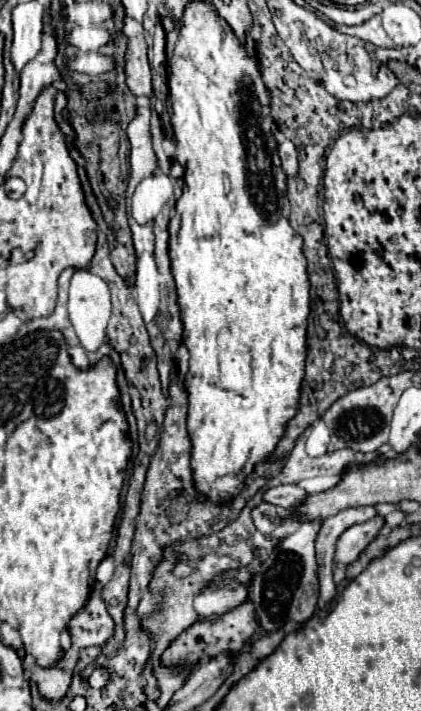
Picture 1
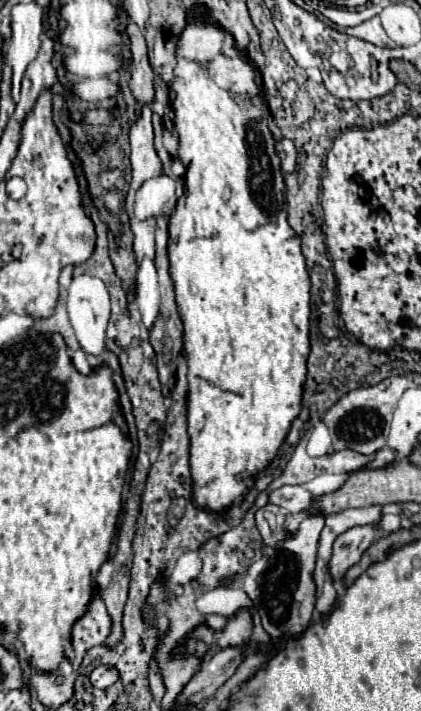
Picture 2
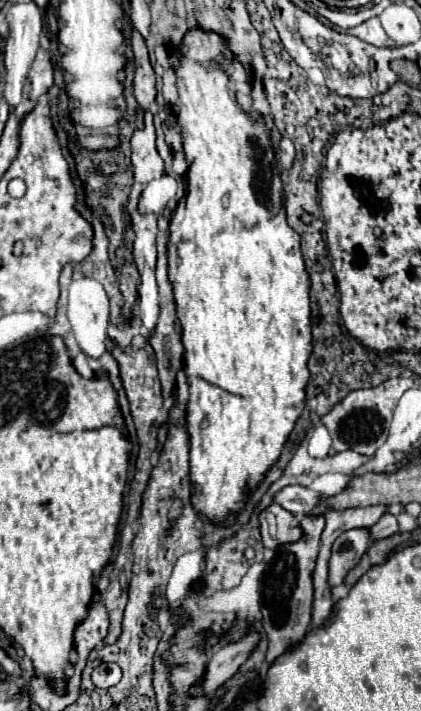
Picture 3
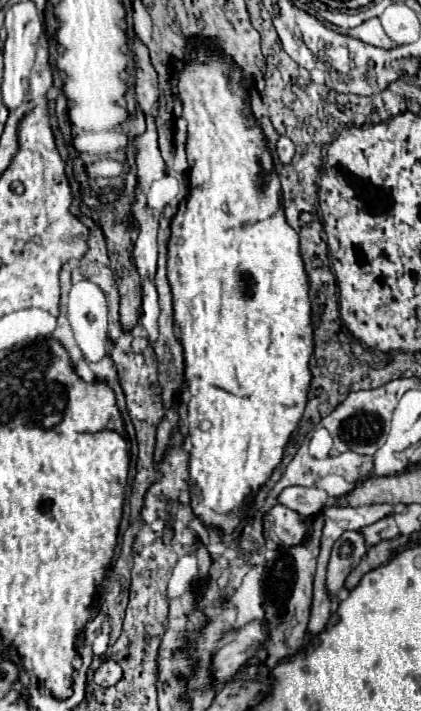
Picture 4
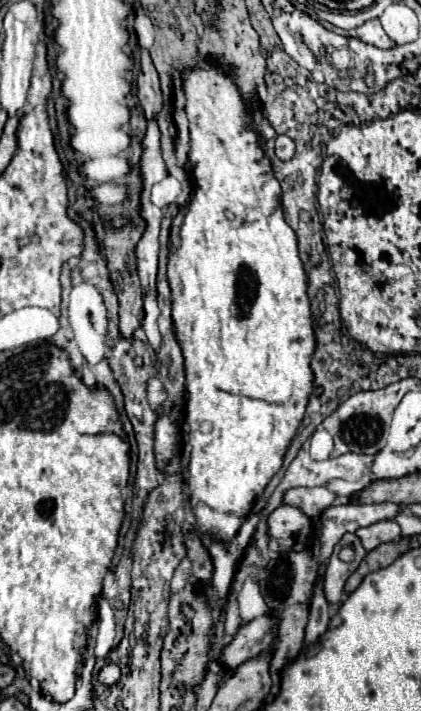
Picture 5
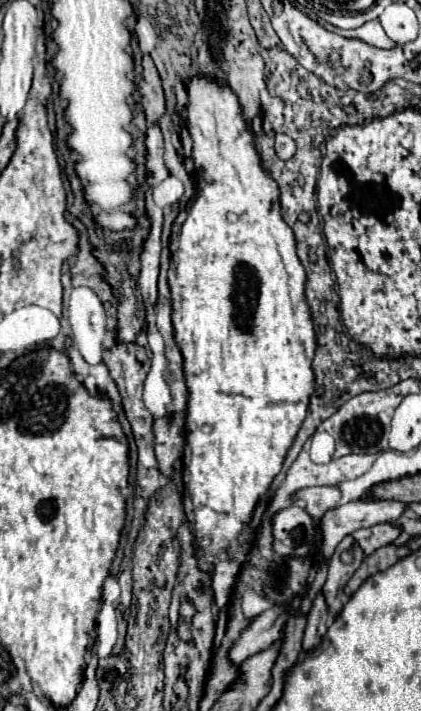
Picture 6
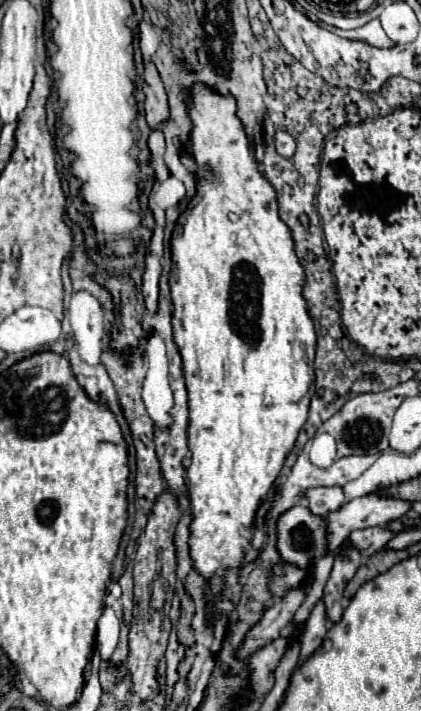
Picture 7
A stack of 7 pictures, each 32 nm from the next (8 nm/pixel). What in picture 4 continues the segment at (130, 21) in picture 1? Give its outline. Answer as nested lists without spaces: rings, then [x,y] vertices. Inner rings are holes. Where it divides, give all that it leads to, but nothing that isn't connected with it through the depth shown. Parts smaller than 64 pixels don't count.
[[[134,38],[134,56],[136,56],[136,100],[144,114],[150,114],[152,108],[158,106],[158,76],[156,70],[150,64],[148,48],[140,42],[140,38]]]

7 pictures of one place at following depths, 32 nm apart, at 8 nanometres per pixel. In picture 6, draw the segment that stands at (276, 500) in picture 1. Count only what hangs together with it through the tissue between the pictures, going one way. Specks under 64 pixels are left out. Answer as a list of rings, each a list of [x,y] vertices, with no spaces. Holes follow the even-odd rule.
[[[330,486],[302,488],[302,490],[296,490],[296,492],[292,494],[292,500],[298,502],[298,504],[304,502],[304,510],[306,510],[312,518],[320,520],[326,510],[338,506],[340,492],[338,492],[336,488],[330,488]]]

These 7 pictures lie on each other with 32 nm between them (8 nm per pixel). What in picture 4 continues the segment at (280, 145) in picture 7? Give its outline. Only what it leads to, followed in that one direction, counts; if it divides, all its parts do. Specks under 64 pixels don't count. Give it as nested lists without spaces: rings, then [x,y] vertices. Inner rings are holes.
[[[280,136],[278,144],[276,144],[276,154],[282,164],[290,164],[290,160],[294,156],[294,144],[292,144],[292,140],[288,140],[288,136]]]

